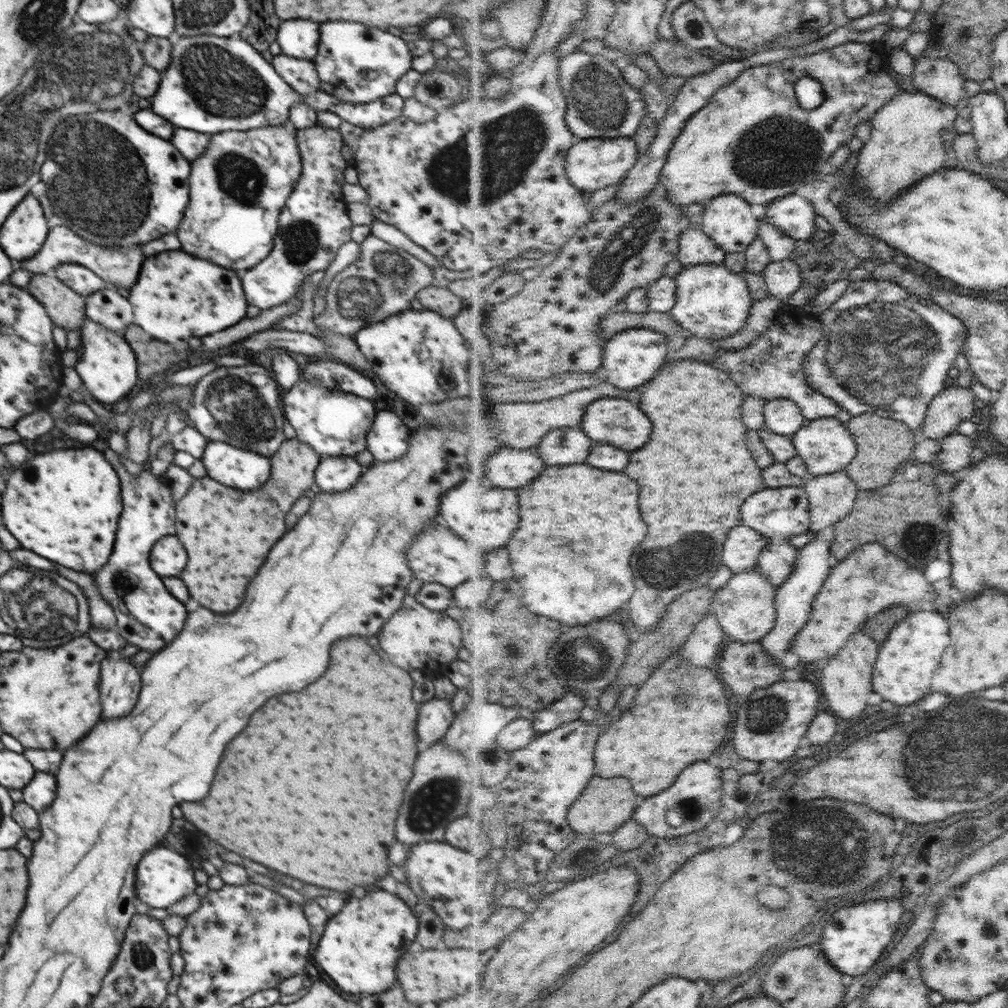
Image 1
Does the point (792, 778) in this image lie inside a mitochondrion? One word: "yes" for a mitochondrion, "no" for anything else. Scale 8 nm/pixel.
no

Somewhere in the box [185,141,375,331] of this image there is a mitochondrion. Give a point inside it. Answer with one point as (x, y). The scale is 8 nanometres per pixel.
(241, 178)

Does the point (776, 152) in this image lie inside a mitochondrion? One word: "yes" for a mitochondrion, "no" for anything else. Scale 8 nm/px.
yes

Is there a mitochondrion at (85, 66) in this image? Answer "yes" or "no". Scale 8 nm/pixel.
yes

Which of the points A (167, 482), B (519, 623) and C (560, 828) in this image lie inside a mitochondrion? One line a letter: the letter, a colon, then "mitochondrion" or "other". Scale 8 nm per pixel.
A: other
B: other
C: other

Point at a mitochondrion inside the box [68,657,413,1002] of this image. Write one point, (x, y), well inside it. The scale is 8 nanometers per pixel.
(143, 958)

